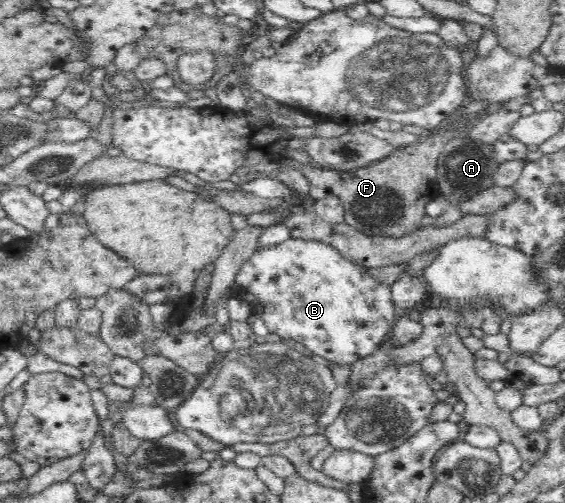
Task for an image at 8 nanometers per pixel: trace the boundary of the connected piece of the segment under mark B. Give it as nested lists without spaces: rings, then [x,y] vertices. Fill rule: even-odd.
[[[289,237],[283,242],[258,248],[249,258],[246,258],[241,263],[237,274],[234,276],[234,283],[233,286],[230,286],[229,293],[232,296],[249,302],[249,305],[253,306],[253,315],[261,317],[261,320],[266,324],[270,333],[278,334],[283,340],[293,339],[303,343],[309,350],[313,351],[314,354],[329,361],[336,362],[337,364],[352,365],[359,360],[363,360],[363,358],[369,356],[369,354],[375,353],[383,340],[385,340],[387,332],[392,330],[397,320],[394,314],[395,306],[390,287],[383,284],[380,280],[375,280],[375,277],[370,275],[365,267],[362,267],[351,259],[345,258],[333,245],[325,244],[323,241],[308,241],[302,238],[294,239]]]

